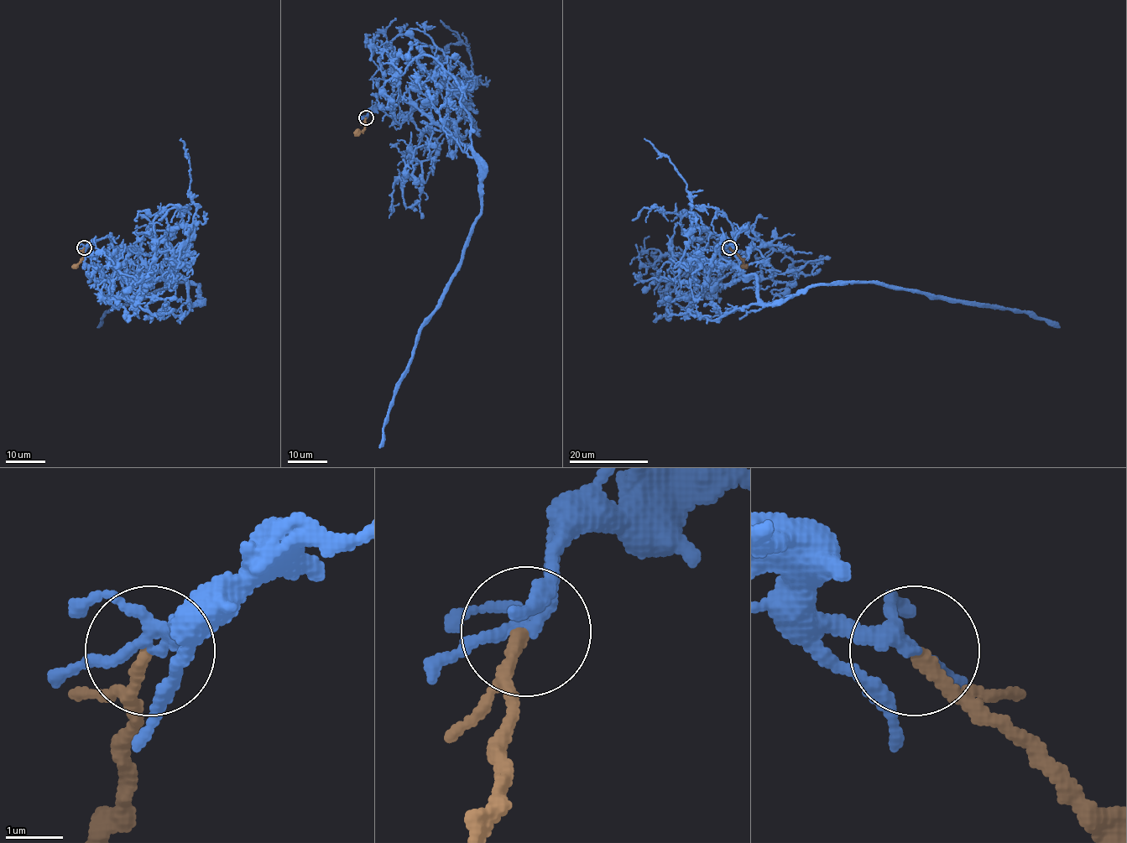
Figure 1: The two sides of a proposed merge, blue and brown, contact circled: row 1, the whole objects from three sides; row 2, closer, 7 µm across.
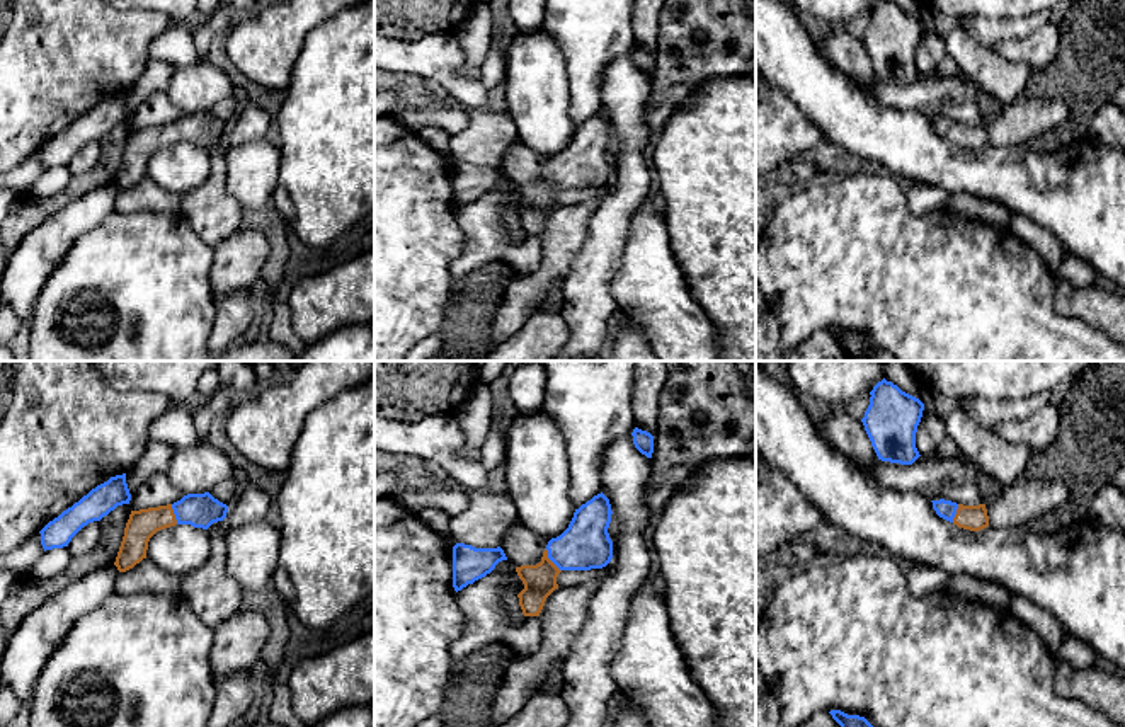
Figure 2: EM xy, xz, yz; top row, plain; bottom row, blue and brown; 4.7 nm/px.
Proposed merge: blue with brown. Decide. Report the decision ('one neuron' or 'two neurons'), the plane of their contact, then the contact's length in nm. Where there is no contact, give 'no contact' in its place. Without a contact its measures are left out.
one neuron | xz | 130 nm

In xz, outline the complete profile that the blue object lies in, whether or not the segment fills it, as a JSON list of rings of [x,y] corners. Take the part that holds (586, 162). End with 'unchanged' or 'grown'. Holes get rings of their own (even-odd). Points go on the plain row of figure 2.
[[[601,111],[575,128],[568,146],[551,157],[536,184],[516,186],[524,208],[517,213],[524,235],[540,235],[546,216],[558,208],[562,189],[602,187],[613,177],[609,117]]]; grown

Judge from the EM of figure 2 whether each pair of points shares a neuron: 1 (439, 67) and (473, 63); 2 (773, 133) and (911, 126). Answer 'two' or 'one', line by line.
1: two
2: two

